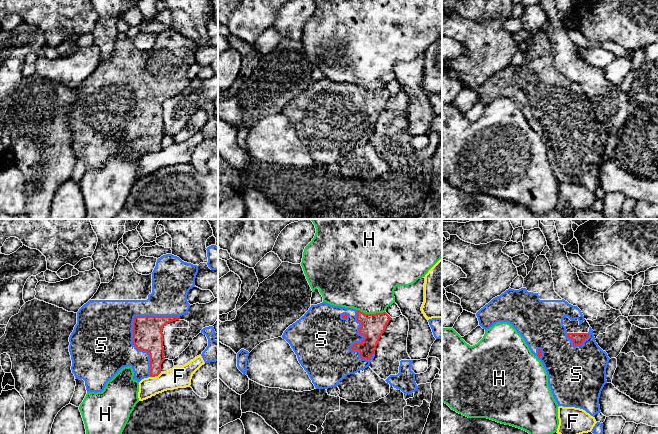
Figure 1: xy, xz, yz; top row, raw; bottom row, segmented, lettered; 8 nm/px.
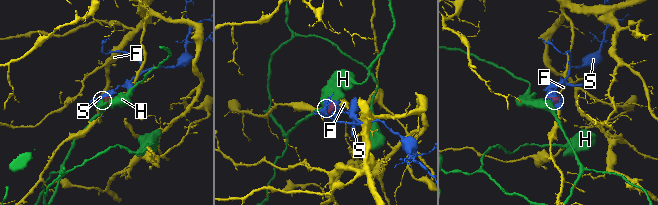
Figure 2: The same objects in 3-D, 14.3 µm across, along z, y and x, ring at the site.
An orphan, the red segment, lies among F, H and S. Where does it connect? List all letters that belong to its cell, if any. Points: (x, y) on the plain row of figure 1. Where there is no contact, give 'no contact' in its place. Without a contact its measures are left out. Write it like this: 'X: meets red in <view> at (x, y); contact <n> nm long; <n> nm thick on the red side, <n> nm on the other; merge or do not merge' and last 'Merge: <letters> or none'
F: meets red in xy at (155, 151); contact 100 nm long; 150 nm thick on the red side, 180 nm on the other; do not merge
H: meets red in xz at (371, 90); contact 220 nm long; 190 nm thick on the red side, 440 nm on the other; do not merge
S: meets red in xy at (133, 103); contact 550 nm long; 240 nm thick on the red side, 460 nm on the other; merge
Merge: S

